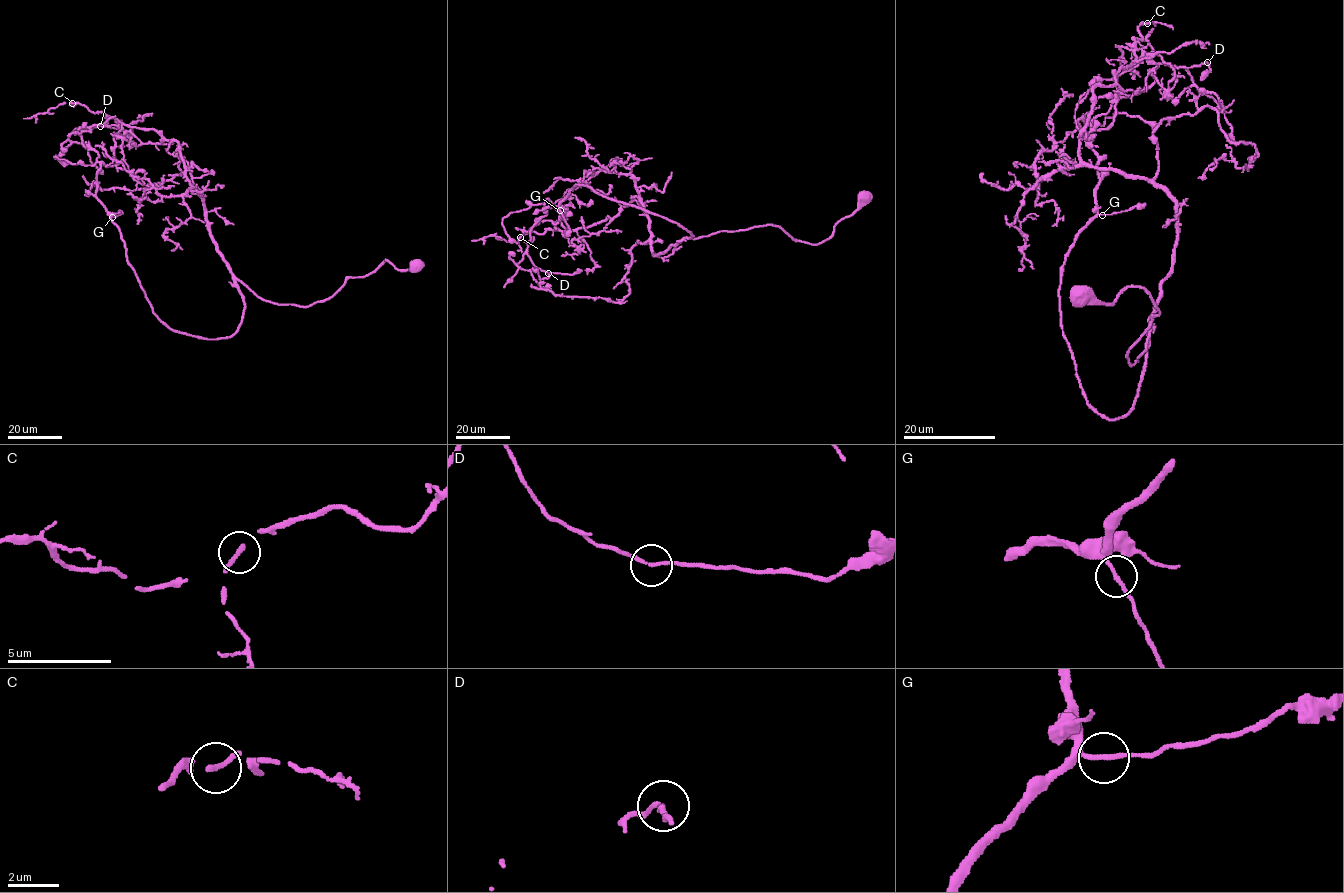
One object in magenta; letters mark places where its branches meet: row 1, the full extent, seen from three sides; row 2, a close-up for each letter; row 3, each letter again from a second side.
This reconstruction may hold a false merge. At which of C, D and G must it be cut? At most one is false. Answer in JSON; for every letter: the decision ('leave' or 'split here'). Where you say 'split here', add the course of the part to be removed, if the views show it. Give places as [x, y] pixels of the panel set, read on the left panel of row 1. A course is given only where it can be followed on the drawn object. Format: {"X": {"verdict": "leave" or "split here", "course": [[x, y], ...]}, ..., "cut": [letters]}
{"C": {"verdict": "leave"}, "D": {"verdict": "leave"}, "G": {"verdict": "leave"}, "cut": []}

